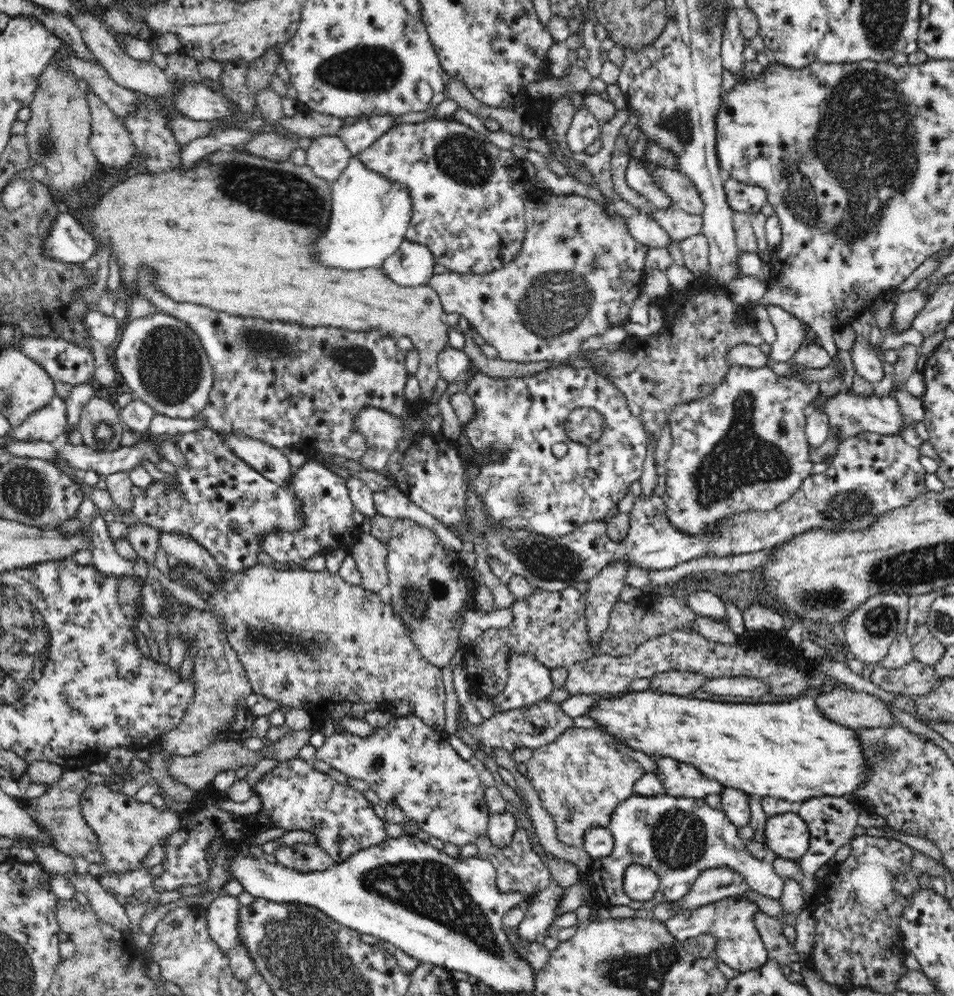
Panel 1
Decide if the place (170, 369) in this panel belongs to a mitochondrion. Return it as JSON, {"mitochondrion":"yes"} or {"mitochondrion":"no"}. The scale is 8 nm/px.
{"mitochondrion":"yes"}

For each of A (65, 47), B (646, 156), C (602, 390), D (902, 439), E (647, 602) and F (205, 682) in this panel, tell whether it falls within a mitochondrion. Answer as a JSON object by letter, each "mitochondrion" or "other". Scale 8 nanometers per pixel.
{"A":"other","B":"other","C":"other","D":"other","E":"other","F":"other"}

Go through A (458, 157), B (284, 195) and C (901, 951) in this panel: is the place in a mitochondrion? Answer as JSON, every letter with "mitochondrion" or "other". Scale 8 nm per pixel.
{"A":"mitochondrion","B":"mitochondrion","C":"other"}

